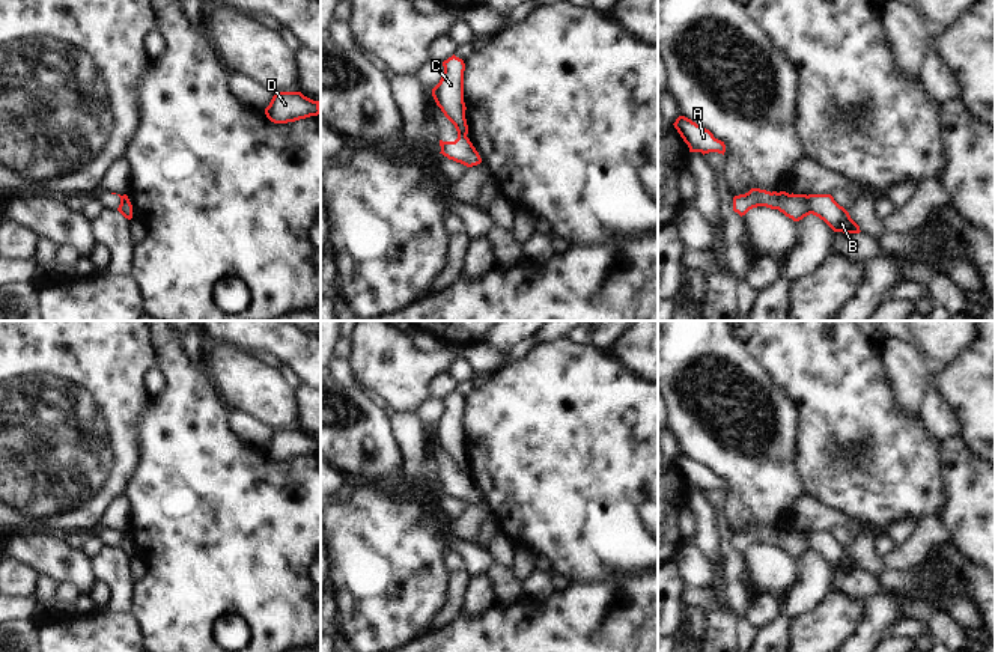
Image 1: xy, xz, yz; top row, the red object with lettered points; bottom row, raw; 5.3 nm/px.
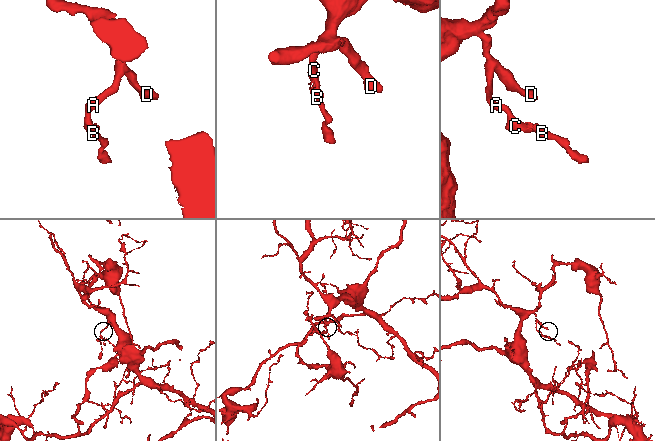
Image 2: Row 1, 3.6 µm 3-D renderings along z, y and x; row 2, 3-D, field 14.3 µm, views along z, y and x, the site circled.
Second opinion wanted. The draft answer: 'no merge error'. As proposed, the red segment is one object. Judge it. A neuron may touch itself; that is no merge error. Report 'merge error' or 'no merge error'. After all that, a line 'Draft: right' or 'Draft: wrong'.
merge error
Draft: wrong

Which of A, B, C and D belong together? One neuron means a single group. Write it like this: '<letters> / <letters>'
A C D / B

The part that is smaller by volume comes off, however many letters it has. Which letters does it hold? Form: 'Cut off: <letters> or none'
Cut off: B

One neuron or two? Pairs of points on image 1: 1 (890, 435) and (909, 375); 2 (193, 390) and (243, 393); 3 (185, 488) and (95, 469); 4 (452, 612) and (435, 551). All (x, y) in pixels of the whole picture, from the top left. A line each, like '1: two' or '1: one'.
1: two
2: two
3: two
4: two

